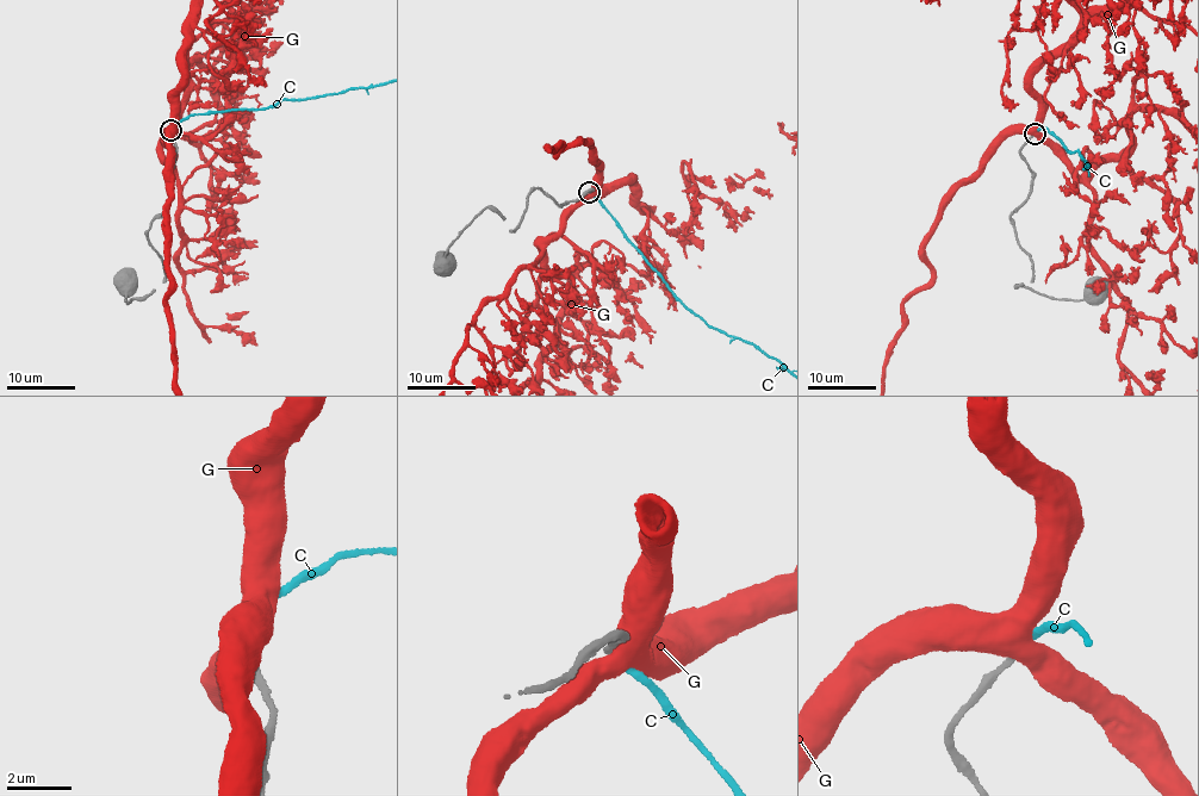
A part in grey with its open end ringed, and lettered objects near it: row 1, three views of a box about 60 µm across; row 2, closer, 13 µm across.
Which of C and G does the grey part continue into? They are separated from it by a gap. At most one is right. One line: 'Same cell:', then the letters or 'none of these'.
Same cell: C

